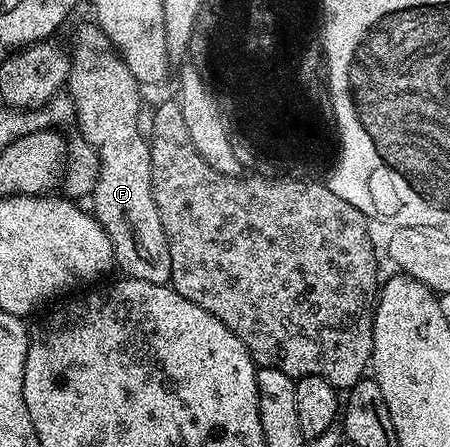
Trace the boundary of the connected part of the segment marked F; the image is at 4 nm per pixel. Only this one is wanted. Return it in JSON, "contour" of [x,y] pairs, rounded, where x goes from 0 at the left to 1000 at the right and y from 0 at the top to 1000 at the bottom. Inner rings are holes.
{"contour":[[[216,51],[200,56],[182,72],[182,89],[191,98],[173,98],[153,110],[156,177],[151,213],[162,226],[169,280],[182,293],[189,320],[209,331],[224,358],[218,403],[204,432],[209,465],[204,481],[222,497],[222,506],[240,523],[253,562],[253,588],[273,600],[278,615],[291,626],[347,631],[364,635],[378,622],[378,570],[373,541],[364,532],[364,506],[356,506],[356,479],[347,470],[347,452],[338,443],[338,380],[333,378],[333,327],[320,302],[320,286],[307,280],[316,260],[316,215],[307,177],[284,157],[284,148],[264,125],[253,96],[231,76]]]}

